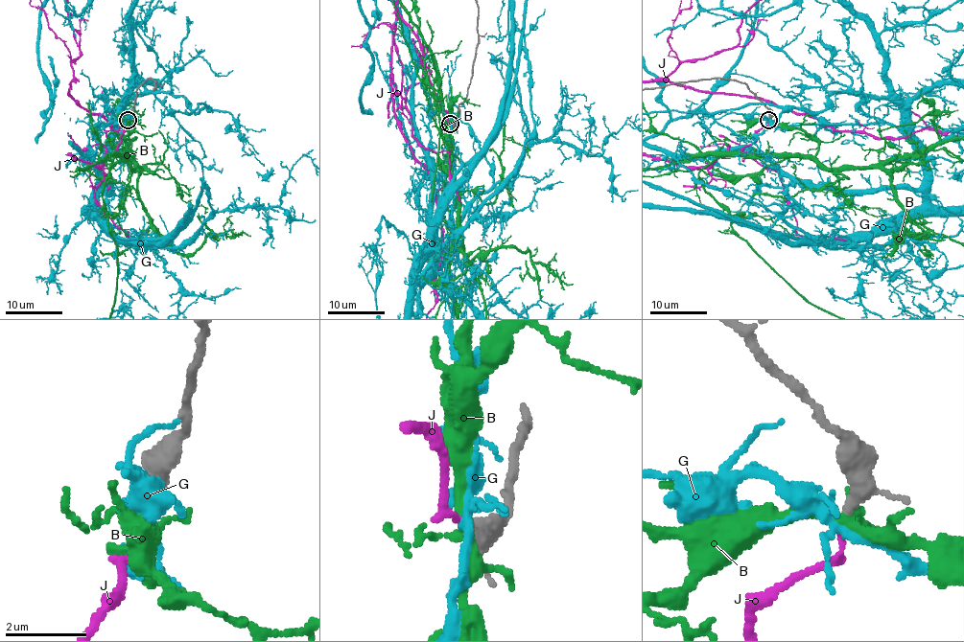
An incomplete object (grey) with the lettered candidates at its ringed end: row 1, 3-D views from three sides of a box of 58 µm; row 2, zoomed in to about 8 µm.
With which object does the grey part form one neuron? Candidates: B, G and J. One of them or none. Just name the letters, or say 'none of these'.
J

